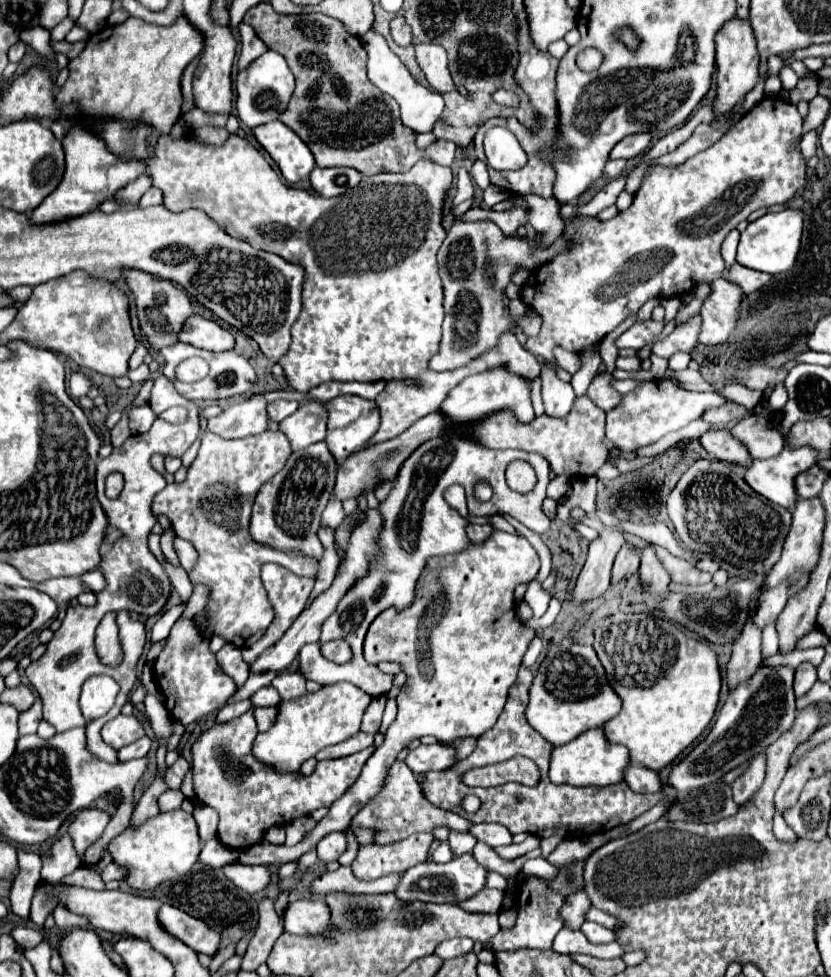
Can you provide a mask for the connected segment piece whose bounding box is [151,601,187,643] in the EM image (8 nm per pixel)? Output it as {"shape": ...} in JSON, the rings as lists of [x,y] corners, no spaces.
{"shape":[[[181,601],[177,607],[171,607],[171,609],[153,625],[153,629],[151,629],[151,643],[159,643],[159,641],[163,641],[163,639],[169,635],[173,623],[183,615],[185,607],[187,607],[187,603]]]}

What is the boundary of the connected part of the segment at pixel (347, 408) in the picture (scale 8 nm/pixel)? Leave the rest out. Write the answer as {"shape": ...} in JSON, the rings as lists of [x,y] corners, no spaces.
{"shape":[[[341,395],[337,399],[327,401],[325,409],[327,409],[327,425],[329,425],[327,447],[331,455],[335,455],[337,463],[345,461],[353,451],[359,451],[361,445],[379,429],[379,409],[375,401],[369,401],[357,395]]]}

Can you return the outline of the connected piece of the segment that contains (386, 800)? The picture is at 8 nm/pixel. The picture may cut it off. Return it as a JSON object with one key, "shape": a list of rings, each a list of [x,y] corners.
{"shape":[[[395,761],[389,777],[385,781],[383,791],[373,797],[351,821],[351,825],[355,827],[373,827],[379,831],[379,835],[375,837],[375,843],[379,845],[387,845],[387,843],[395,843],[401,841],[405,837],[409,837],[411,833],[419,833],[419,831],[431,831],[437,825],[449,825],[449,829],[455,831],[469,831],[469,821],[455,815],[453,811],[445,811],[439,809],[435,805],[431,805],[425,795],[421,793],[421,787],[413,775],[413,771],[403,763],[403,761]]]}

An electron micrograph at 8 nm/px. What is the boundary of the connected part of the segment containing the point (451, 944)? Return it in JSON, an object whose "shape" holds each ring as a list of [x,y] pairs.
{"shape":[[[447,939],[447,943],[439,943],[439,947],[435,949],[435,955],[441,959],[453,959],[457,955],[469,953],[471,949],[473,949],[471,939]]]}

